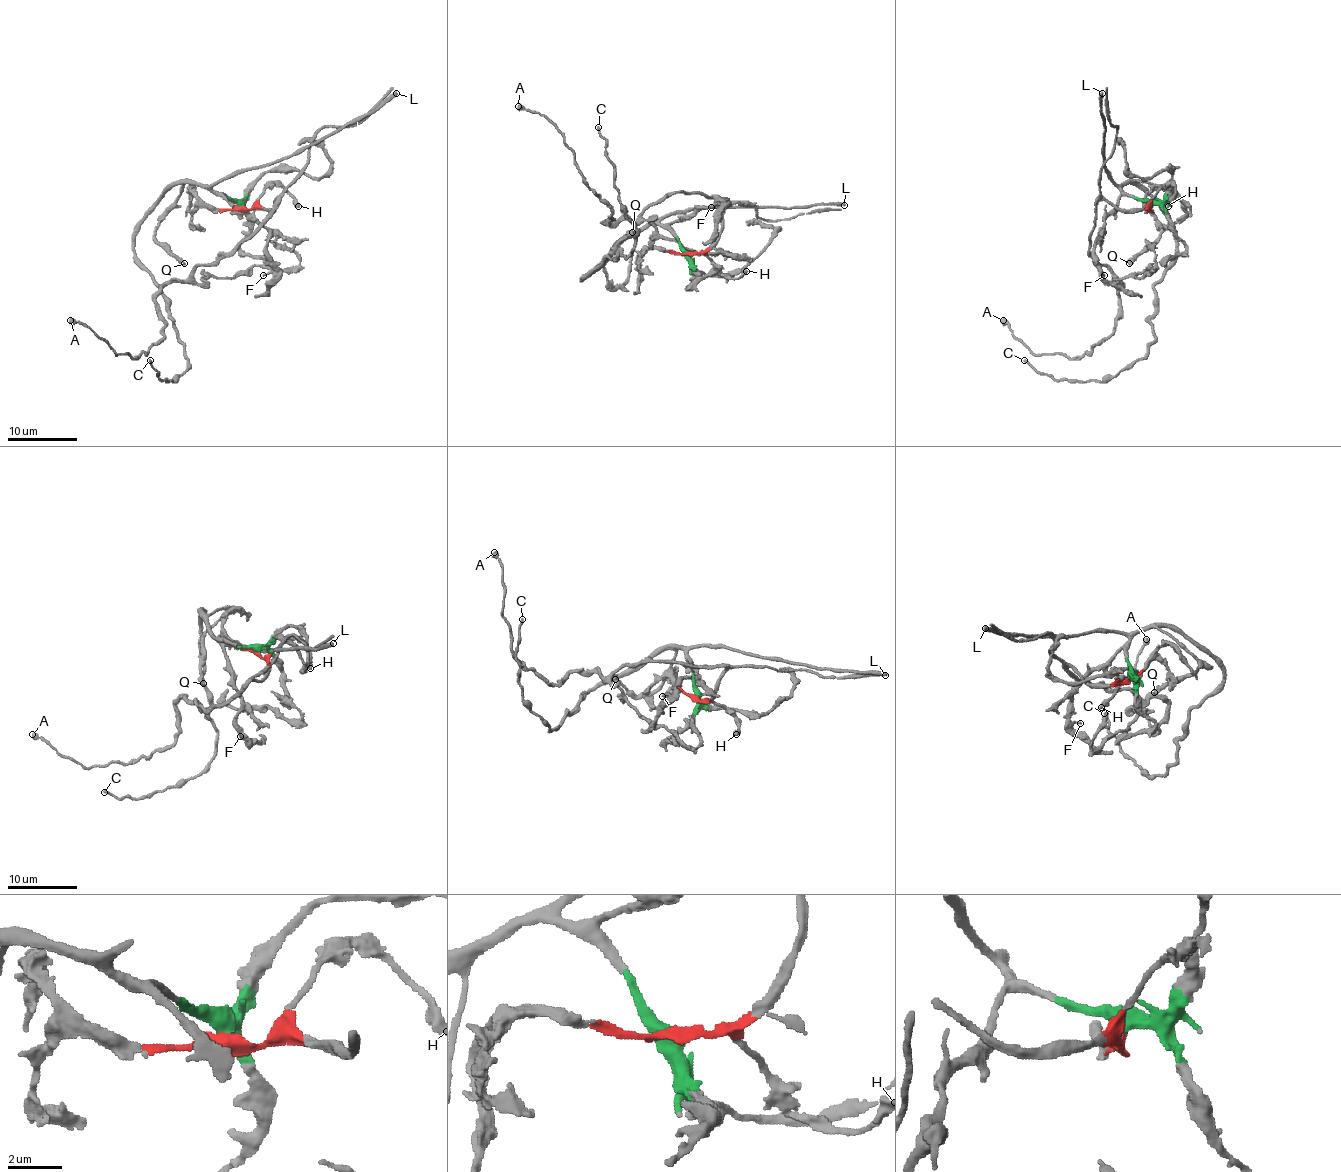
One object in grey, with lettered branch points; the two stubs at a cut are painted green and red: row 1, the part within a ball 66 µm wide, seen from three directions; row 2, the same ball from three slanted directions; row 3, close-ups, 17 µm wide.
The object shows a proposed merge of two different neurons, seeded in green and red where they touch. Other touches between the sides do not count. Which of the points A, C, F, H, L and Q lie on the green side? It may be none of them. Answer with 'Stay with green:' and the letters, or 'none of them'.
Stay with green: C, F, L, Q

